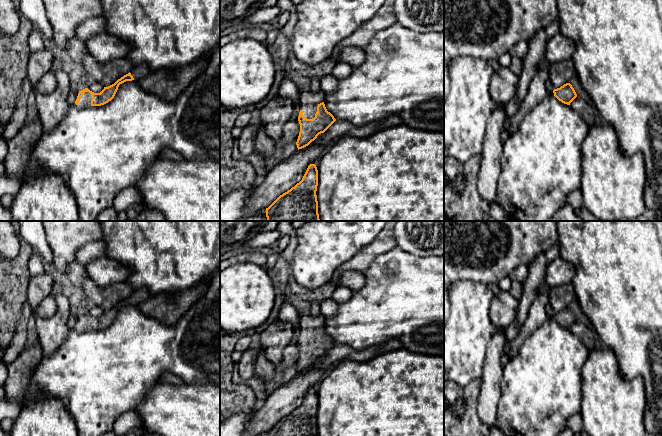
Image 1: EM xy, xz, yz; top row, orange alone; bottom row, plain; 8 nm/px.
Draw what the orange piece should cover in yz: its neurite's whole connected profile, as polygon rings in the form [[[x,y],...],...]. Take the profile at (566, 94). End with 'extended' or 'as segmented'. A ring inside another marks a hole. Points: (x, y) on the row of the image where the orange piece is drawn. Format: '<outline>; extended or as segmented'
[[[566,83],[560,88],[553,90],[554,96],[564,104],[570,103],[577,97],[577,94],[570,83]]]; as segmented

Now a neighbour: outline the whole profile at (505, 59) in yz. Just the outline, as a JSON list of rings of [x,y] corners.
[[[507,52],[502,54],[499,58],[498,58],[498,62],[500,64],[501,67],[509,67],[512,61],[512,56]]]

